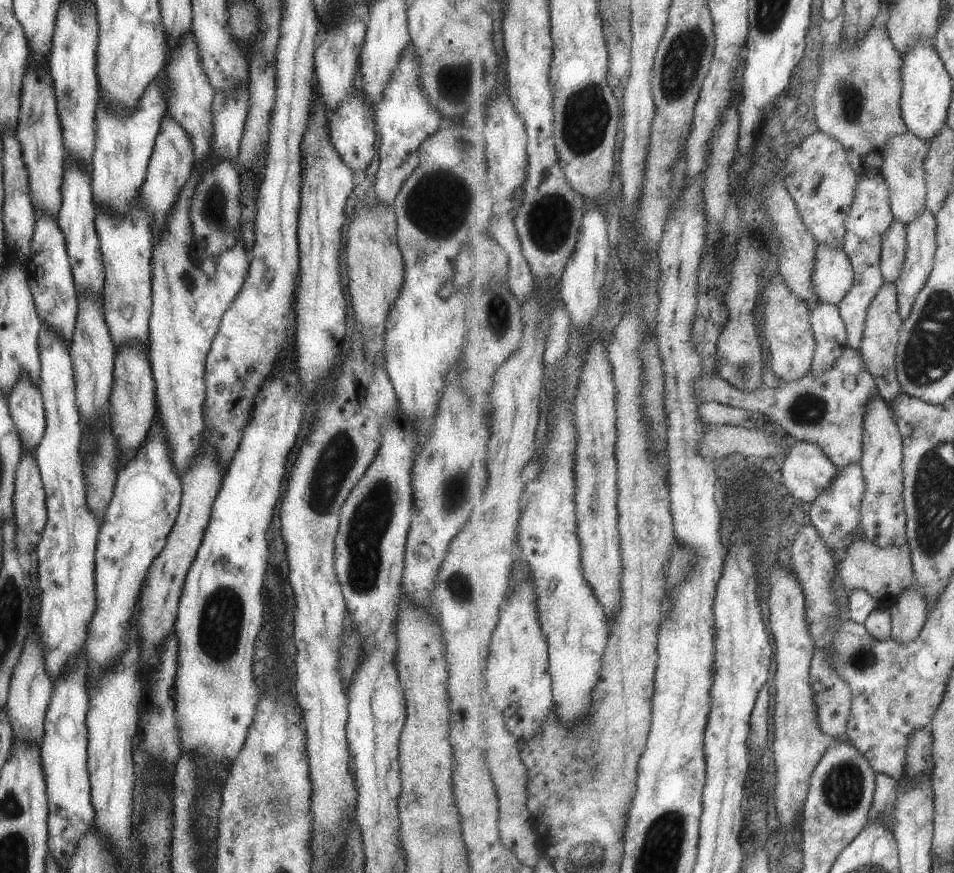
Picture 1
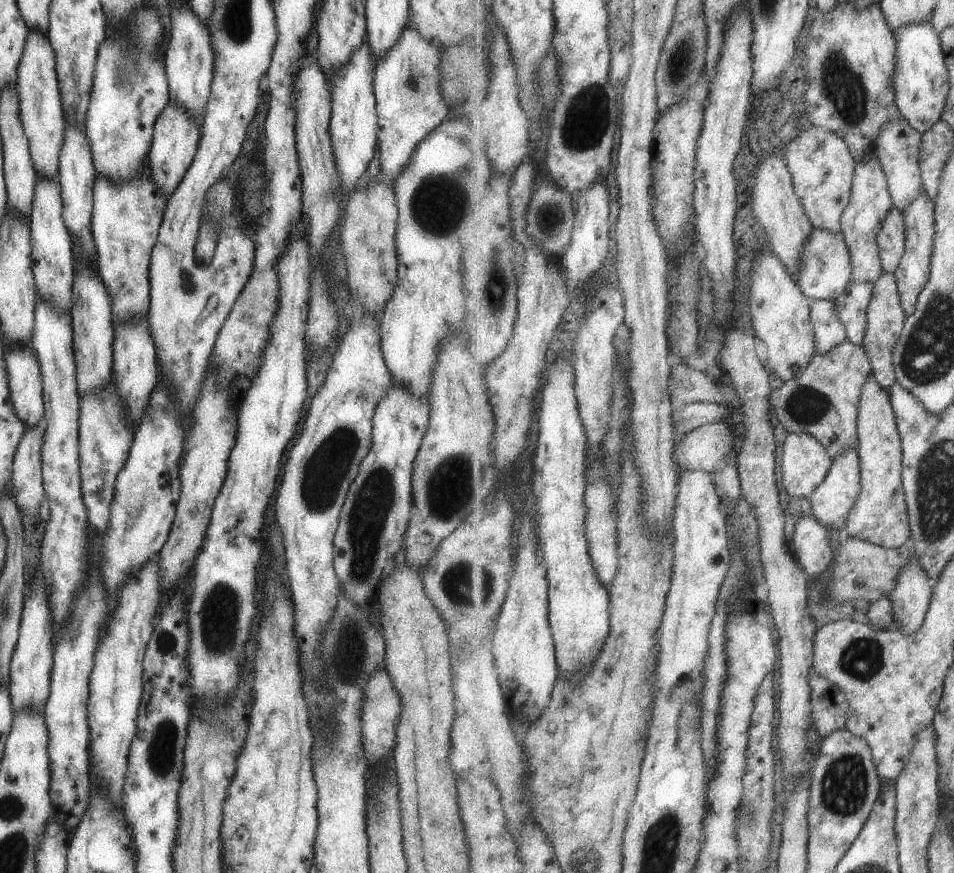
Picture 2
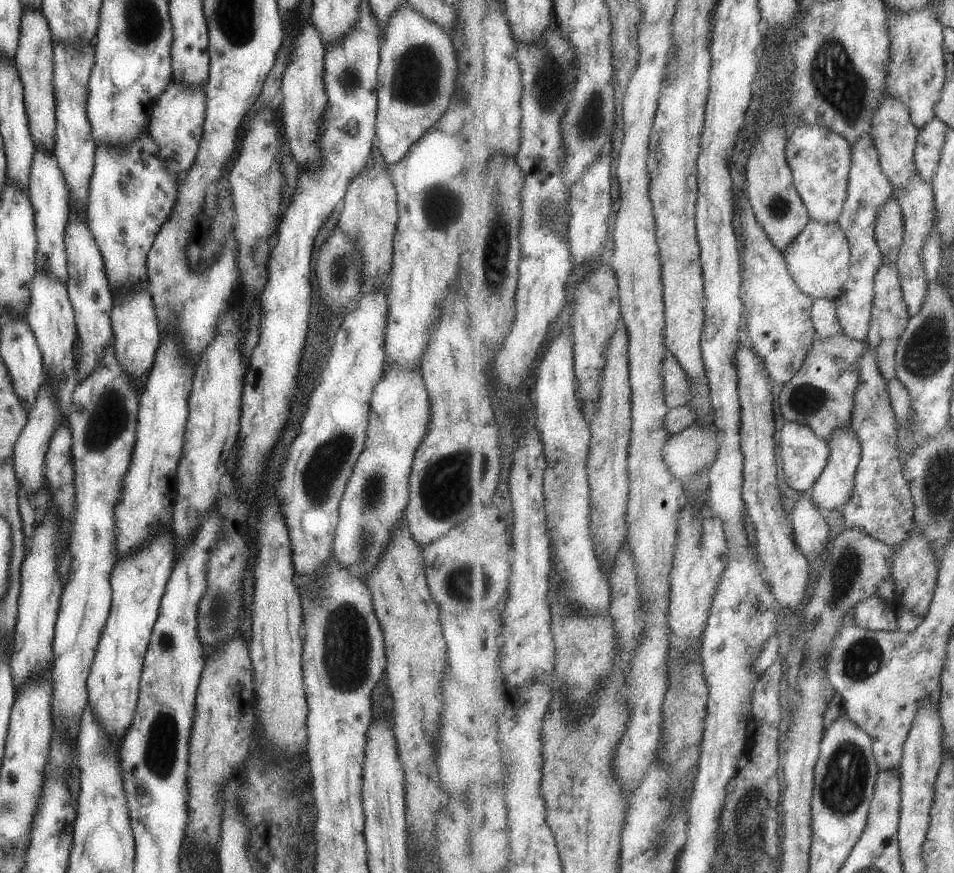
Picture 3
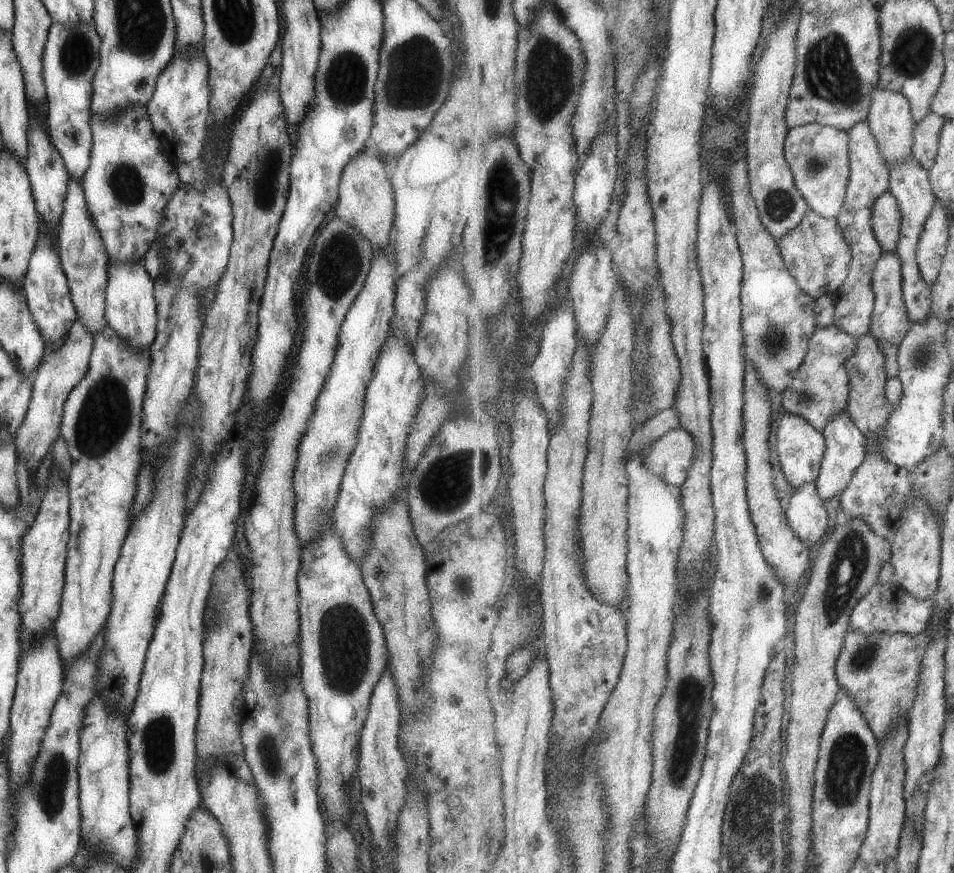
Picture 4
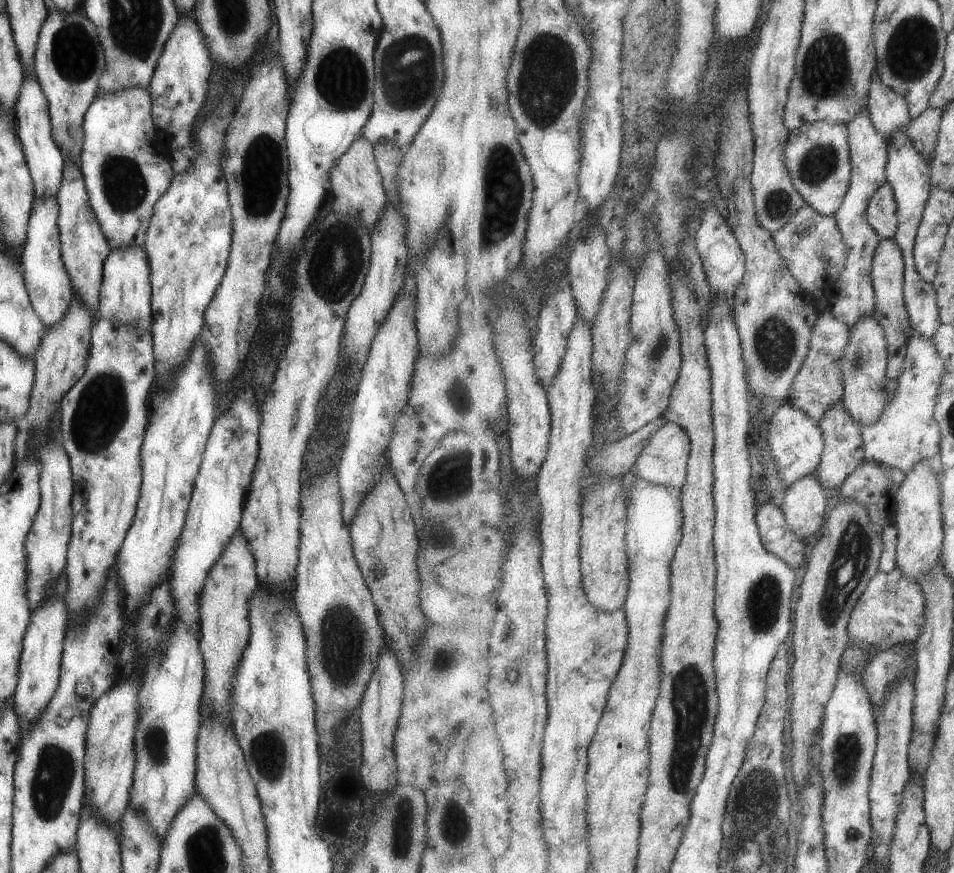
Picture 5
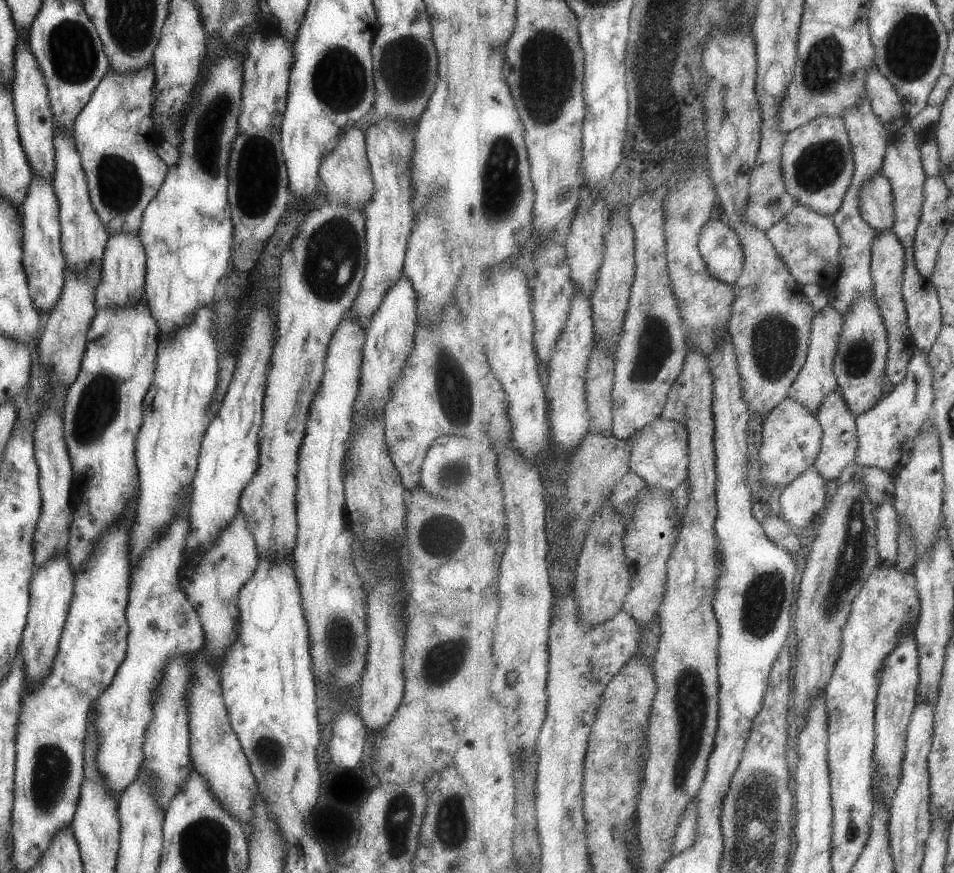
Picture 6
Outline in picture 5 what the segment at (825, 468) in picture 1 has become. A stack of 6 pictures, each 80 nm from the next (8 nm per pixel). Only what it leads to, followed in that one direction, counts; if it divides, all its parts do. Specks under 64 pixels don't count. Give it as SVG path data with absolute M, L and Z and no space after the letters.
M787 403L773 414L769 422L768 446L769 453L776 463L777 474L788 487L806 476L817 476L823 451L826 450L826 442L820 425L807 416L806 412Z

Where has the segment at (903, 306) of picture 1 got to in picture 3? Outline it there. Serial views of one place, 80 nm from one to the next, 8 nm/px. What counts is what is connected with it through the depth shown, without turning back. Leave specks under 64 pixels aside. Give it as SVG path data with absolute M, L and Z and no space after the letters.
M919 174L914 176L912 182L903 191L895 191L895 196L897 196L897 200L902 206L906 222L905 242L902 244L902 251L896 265L898 266L900 279L902 280L902 291L908 311L914 317L921 312L926 294L931 285L926 275L923 252L936 226L938 218L937 204L932 184L923 180L923 177Z

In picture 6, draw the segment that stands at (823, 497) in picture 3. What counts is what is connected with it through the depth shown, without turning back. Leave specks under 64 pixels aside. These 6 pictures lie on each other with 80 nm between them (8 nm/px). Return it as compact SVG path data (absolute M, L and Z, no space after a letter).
M835 391L825 399L817 417L822 424L824 437L822 440L822 451L814 464L815 468L818 468L825 480L842 482L848 473L857 468L856 458L859 452L859 441L856 416L847 406L841 392Z

